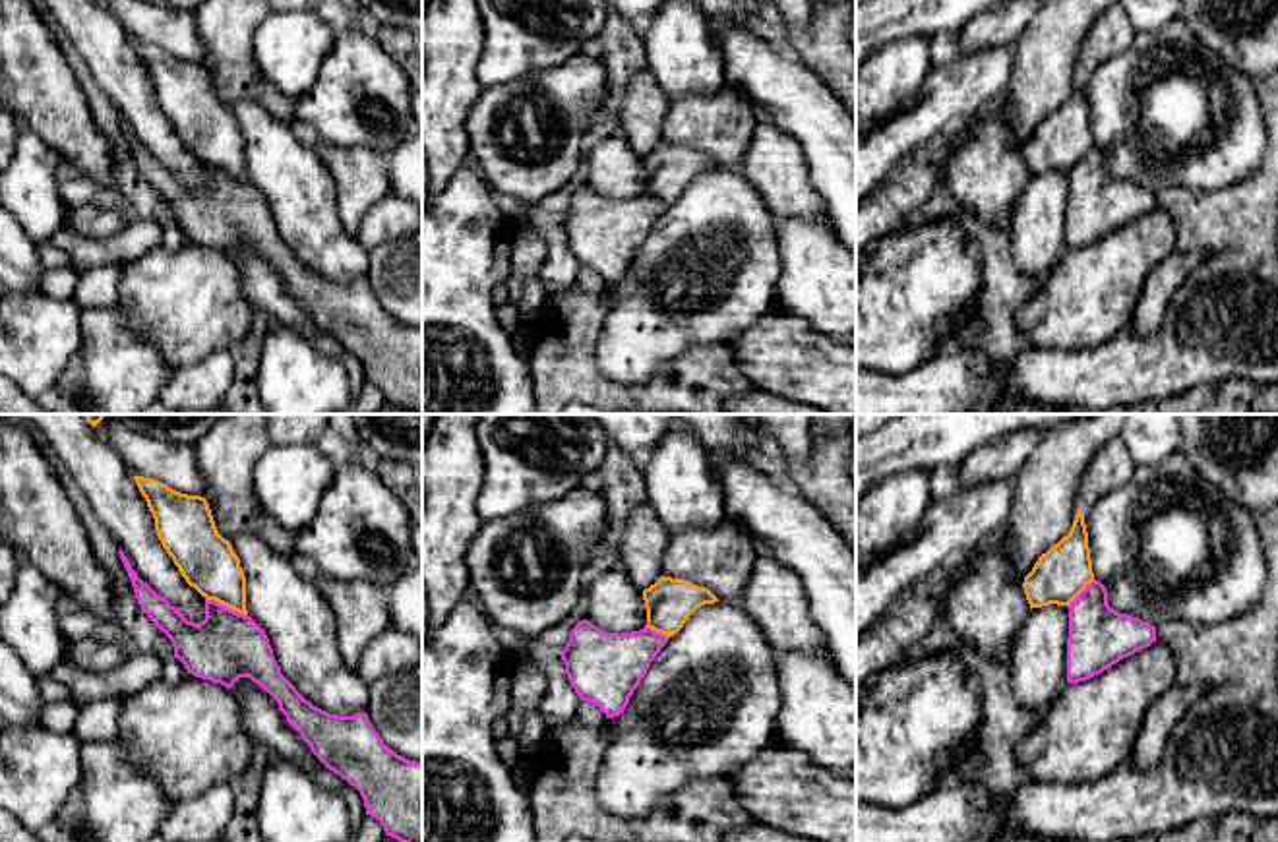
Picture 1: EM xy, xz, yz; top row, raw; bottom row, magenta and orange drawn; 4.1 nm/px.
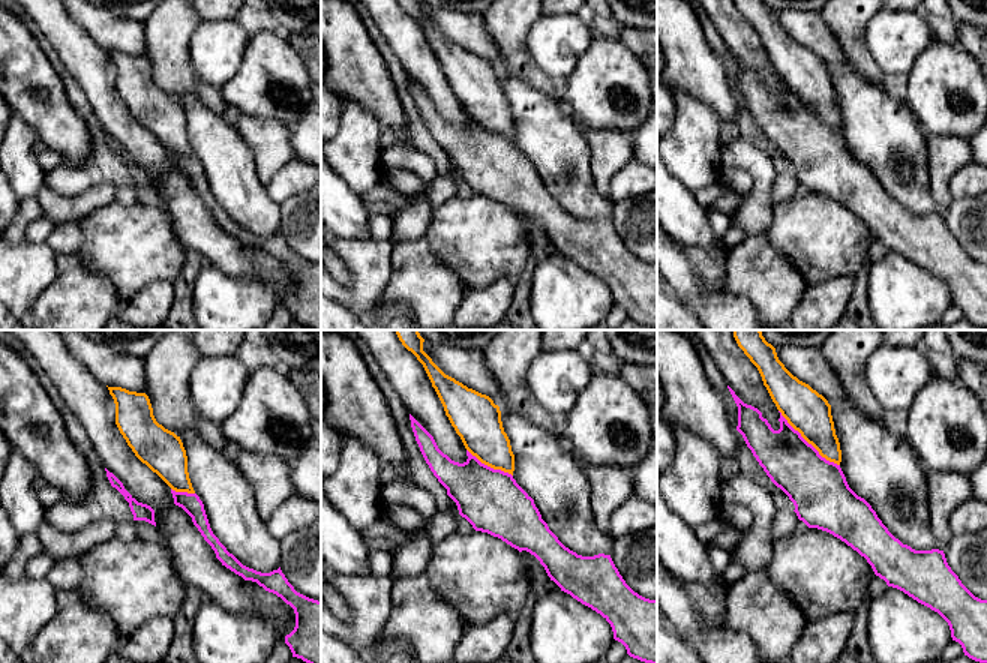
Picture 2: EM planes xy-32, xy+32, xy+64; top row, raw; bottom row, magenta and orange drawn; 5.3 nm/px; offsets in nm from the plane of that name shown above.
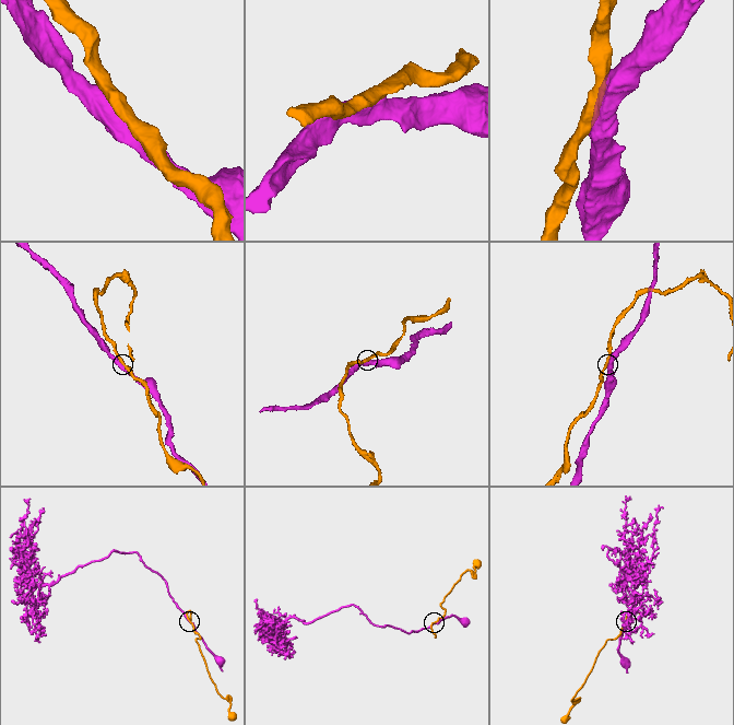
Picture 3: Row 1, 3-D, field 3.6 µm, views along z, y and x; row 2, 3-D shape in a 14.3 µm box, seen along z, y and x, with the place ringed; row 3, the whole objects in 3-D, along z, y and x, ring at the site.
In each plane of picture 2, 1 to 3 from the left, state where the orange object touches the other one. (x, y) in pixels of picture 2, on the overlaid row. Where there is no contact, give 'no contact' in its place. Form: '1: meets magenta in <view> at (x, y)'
1: meets magenta in xy-32 at (183, 492)
2: meets magenta in xy+32 at (489, 467)
3: meets magenta in xy+64 at (806, 441)

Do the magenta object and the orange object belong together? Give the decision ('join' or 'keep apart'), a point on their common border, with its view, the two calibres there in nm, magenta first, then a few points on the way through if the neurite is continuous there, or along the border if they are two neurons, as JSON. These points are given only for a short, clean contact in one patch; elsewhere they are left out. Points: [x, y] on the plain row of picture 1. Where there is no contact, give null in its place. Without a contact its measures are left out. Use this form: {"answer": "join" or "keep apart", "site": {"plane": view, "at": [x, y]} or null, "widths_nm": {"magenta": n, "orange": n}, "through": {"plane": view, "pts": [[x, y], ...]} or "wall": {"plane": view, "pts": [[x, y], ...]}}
{"answer": "keep apart", "site": {"plane": "xy", "at": [225, 173]}, "widths_nm": {"magenta": 280, "orange": 240}}

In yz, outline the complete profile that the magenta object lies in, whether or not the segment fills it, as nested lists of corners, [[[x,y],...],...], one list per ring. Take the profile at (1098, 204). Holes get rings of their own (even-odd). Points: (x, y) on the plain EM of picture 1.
[[[1096,145],[1067,174],[1069,250],[1086,248],[1156,207],[1154,192],[1110,174],[1108,157]]]

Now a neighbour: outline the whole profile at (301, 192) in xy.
[[[248,97],[236,99],[228,108],[246,143],[248,182],[265,197],[281,240],[306,267],[329,281],[352,283],[366,279],[368,250],[345,230],[339,219],[333,176],[321,163],[316,147],[304,145],[296,137],[292,124],[277,120]]]

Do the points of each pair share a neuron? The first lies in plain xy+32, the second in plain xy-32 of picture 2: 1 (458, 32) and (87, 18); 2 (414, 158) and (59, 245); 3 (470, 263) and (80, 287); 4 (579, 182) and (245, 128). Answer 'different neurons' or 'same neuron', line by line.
1: same neuron
2: same neuron
3: same neuron
4: different neurons

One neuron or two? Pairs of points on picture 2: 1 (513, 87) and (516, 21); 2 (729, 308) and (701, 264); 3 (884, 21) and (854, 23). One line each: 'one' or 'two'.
1: two
2: two
3: two

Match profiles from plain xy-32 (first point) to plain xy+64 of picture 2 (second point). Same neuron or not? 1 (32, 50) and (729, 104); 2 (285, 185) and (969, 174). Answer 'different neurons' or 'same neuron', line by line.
1: same neuron
2: same neuron

